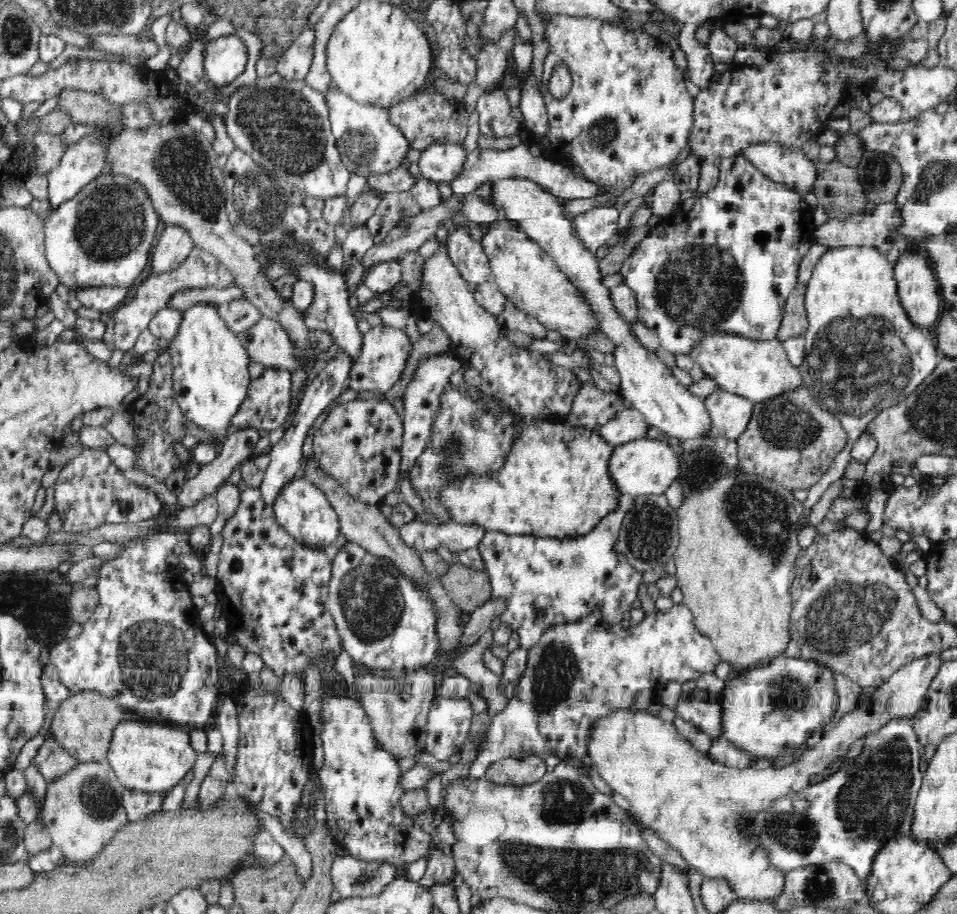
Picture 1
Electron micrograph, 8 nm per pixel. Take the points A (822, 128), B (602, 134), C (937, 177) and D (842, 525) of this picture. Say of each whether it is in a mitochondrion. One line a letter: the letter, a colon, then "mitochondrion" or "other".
A: other
B: mitochondrion
C: mitochondrion
D: other

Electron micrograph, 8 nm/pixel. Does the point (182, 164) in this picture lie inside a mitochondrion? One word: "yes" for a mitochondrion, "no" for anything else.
yes

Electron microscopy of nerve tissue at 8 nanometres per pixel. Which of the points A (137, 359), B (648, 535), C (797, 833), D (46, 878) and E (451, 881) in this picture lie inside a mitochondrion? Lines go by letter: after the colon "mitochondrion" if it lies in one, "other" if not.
A: other
B: mitochondrion
C: mitochondrion
D: other
E: other

